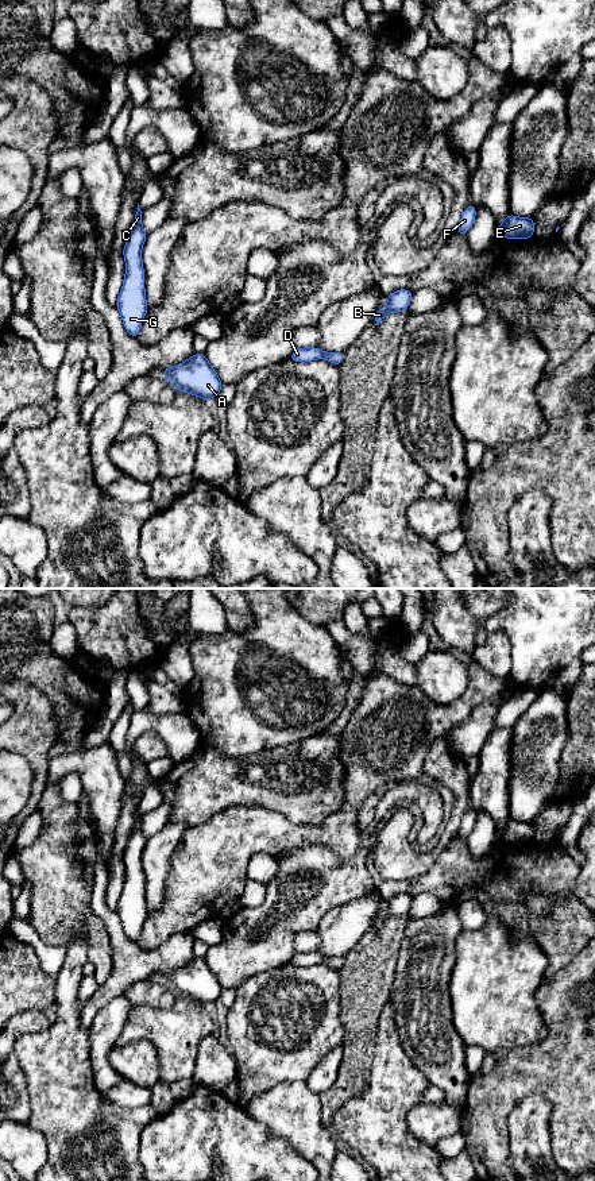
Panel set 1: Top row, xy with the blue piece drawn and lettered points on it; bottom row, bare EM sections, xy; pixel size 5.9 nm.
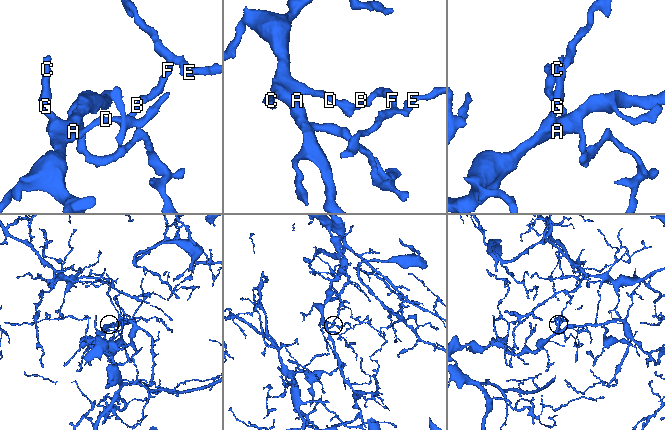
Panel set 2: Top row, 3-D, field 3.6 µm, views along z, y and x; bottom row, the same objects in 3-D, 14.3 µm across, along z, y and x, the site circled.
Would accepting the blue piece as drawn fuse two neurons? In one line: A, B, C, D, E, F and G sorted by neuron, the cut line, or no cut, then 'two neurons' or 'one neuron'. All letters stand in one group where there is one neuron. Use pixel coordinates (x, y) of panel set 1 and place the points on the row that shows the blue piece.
A B C D E F G | no cut | one neuron

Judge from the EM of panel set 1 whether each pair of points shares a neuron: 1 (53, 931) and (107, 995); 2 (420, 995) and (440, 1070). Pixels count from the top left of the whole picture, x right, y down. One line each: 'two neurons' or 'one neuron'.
1: two neurons
2: one neuron

